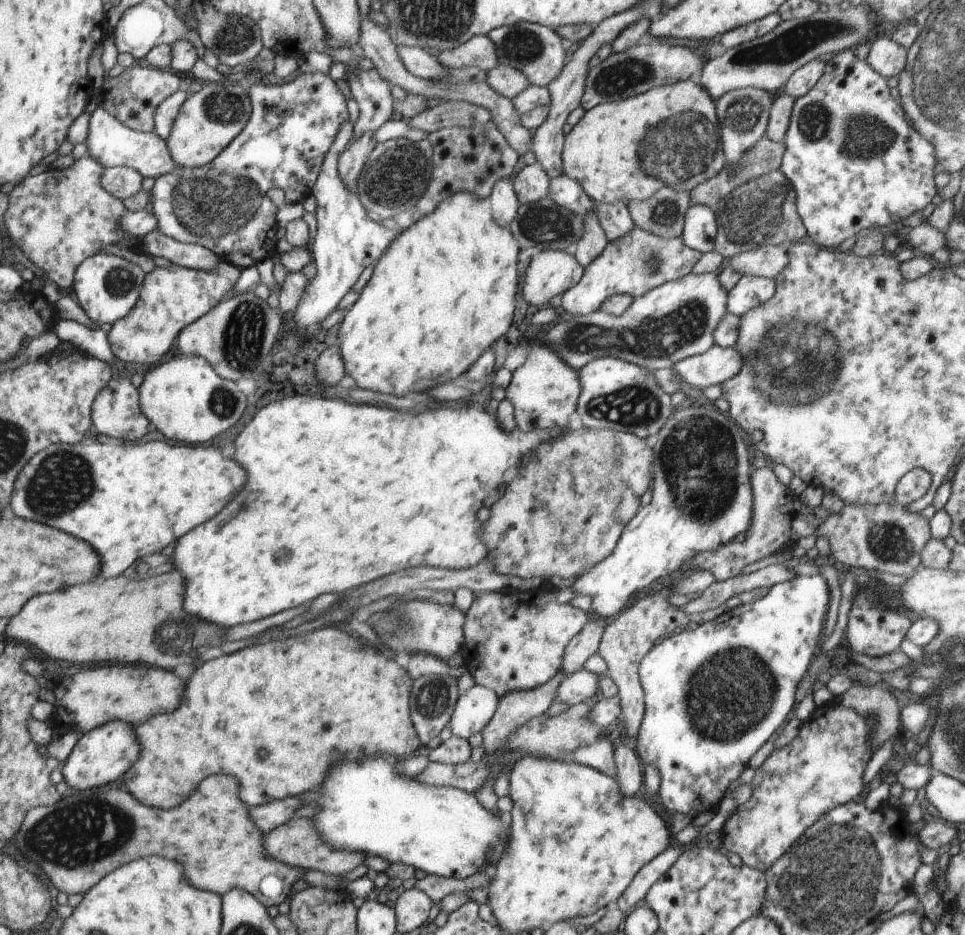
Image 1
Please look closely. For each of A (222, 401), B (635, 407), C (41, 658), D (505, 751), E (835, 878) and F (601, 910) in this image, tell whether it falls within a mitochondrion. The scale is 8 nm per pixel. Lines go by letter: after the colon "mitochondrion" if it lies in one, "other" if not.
A: mitochondrion
B: mitochondrion
C: other
D: other
E: mitochondrion
F: other

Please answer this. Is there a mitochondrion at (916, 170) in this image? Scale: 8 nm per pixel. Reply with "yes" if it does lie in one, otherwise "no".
no

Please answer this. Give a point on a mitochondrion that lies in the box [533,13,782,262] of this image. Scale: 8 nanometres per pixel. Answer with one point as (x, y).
(680, 146)

